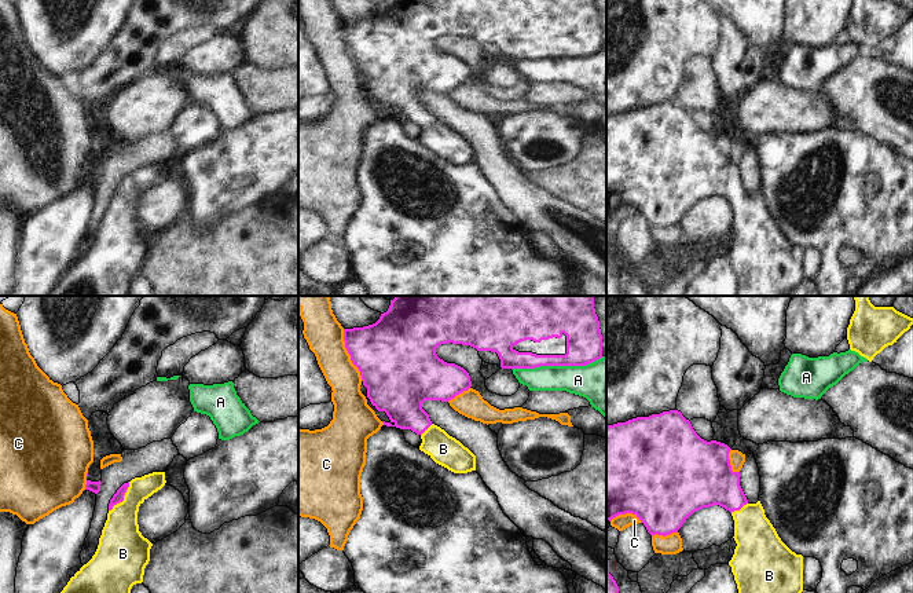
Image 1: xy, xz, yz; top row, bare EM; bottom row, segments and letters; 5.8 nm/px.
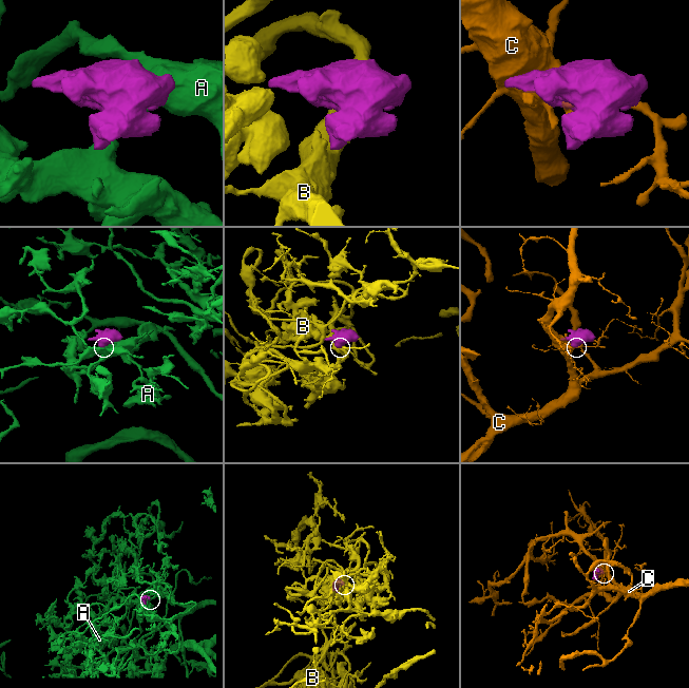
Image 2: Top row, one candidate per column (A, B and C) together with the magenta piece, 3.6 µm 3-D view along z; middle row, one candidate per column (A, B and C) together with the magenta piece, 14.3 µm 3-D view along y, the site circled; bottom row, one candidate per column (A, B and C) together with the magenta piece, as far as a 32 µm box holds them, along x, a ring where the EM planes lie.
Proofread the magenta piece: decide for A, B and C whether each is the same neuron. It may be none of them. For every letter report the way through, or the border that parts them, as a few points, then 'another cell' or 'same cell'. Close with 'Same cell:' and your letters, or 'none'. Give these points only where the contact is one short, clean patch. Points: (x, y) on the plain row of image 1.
A: another cell
B: way xy (118, 189), (123, 190), (121, 233); same cell
C: another cell
Same cell: B

